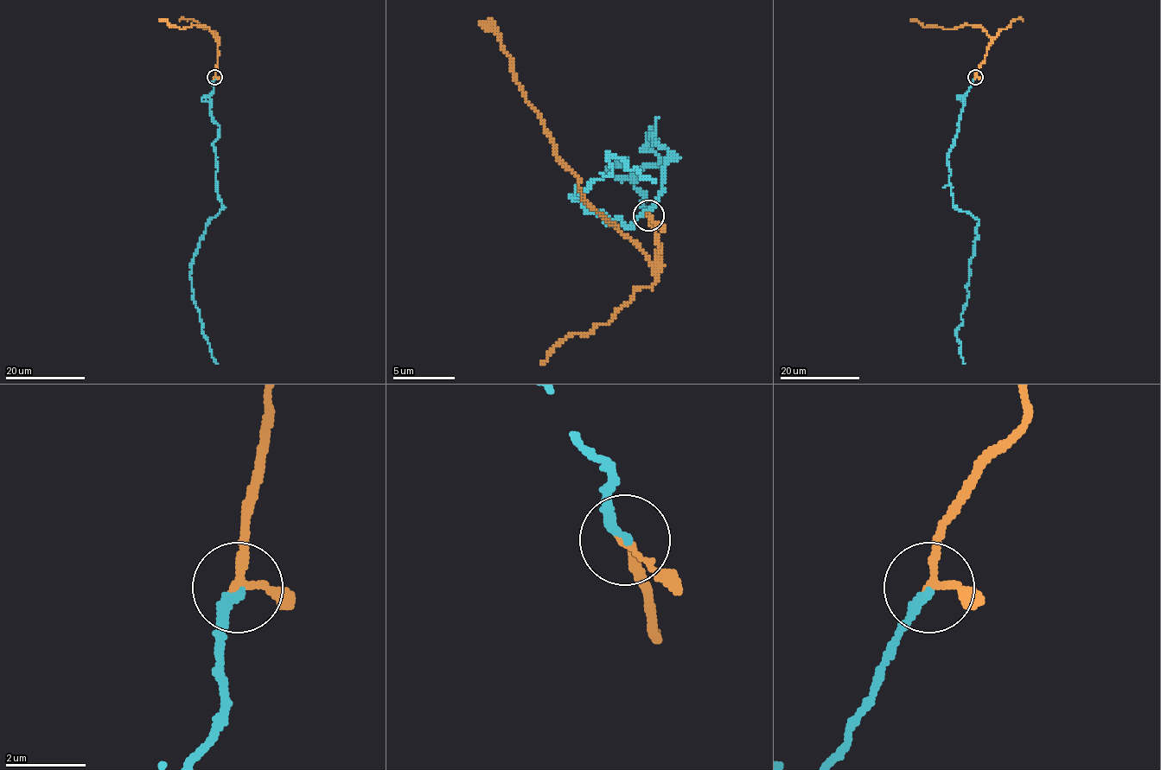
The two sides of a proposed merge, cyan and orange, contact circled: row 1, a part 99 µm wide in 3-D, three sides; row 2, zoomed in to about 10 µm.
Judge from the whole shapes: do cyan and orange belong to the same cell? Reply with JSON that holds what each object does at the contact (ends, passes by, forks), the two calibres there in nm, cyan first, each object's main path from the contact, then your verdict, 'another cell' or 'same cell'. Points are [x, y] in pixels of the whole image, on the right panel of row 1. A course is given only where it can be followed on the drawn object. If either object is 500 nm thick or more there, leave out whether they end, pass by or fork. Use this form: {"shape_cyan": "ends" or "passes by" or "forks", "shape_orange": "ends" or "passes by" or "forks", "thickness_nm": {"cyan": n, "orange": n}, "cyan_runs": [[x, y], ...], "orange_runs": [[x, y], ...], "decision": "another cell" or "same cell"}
{"shape_cyan": "ends", "shape_orange": "passes by", "thickness_nm": {"cyan": 240, "orange": 190}, "cyan_runs": [[975, 78], [964, 97], [947, 157], [953, 205], [979, 220], [967, 300], [955, 334], [964, 364]], "orange_runs": [[975, 78], [991, 41], [982, 28], [969, 24], [955, 28], [924, 27], [912, 20]], "decision": "same cell"}

